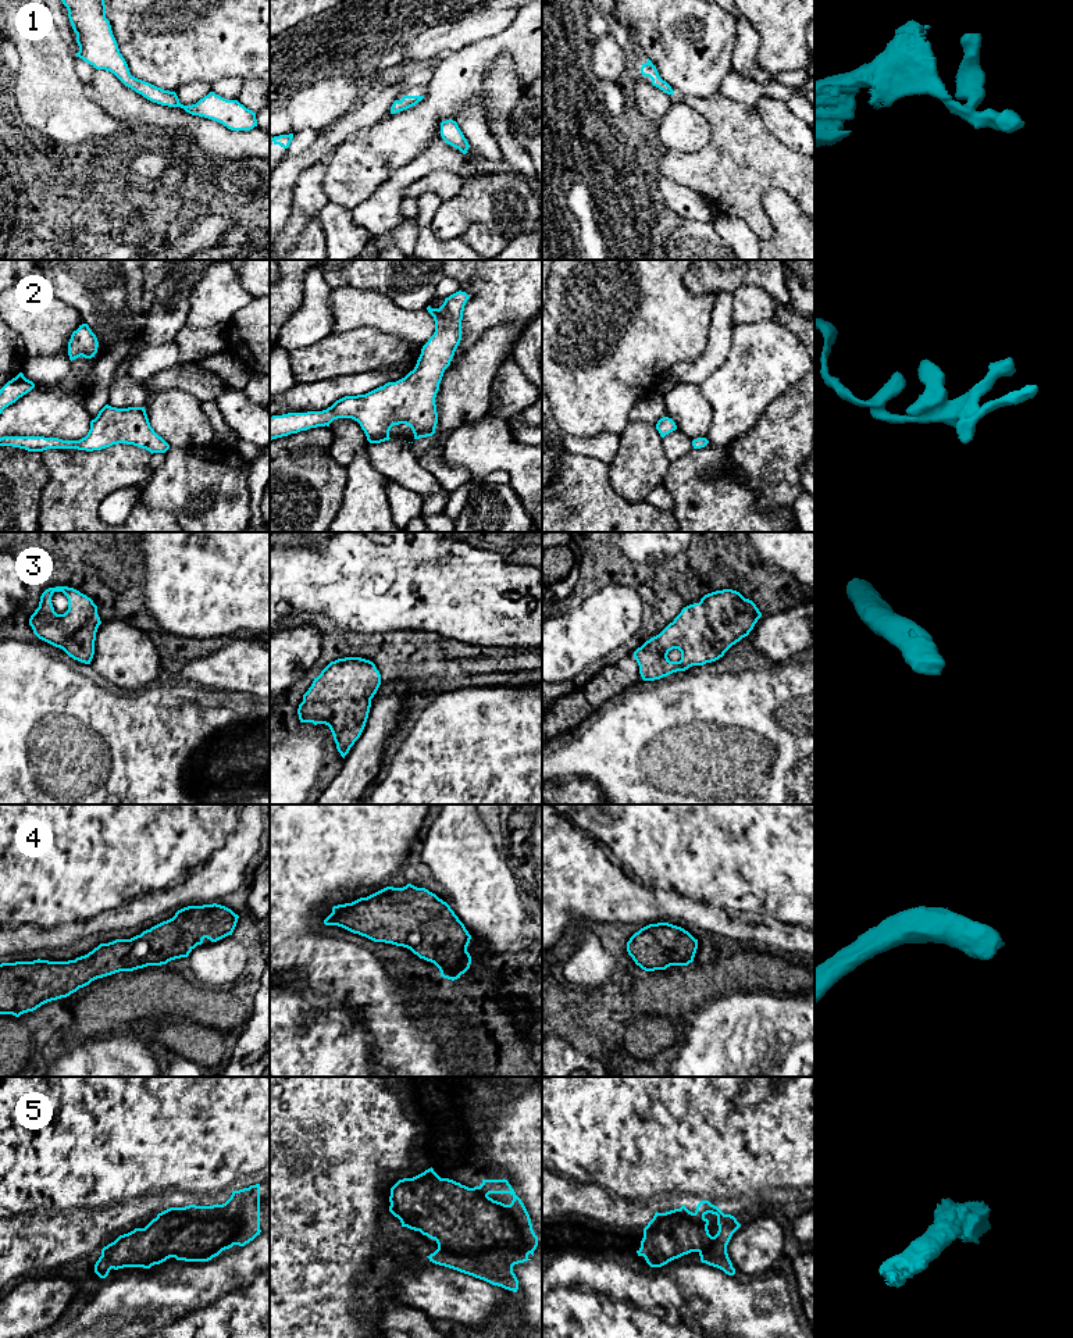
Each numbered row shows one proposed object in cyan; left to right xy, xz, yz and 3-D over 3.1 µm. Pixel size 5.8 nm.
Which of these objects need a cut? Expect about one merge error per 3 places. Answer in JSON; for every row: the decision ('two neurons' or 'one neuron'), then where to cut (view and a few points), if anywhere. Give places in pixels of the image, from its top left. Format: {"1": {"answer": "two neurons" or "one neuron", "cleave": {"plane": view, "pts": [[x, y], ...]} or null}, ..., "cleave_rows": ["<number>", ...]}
{"1": {"answer": "one neuron", "cleave": null}, "2": {"answer": "one neuron", "cleave": null}, "3": {"answer": "one neuron", "cleave": null}, "4": {"answer": "one neuron", "cleave": null}, "5": {"answer": "one neuron", "cleave": null}, "cleave_rows": []}

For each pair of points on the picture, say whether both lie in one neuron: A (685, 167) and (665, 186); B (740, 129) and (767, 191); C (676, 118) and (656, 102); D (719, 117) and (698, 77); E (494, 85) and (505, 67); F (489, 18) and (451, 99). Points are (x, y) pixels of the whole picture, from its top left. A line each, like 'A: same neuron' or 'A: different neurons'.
A: different neurons
B: same neuron
C: different neurons
D: different neurons
E: same neuron
F: different neurons

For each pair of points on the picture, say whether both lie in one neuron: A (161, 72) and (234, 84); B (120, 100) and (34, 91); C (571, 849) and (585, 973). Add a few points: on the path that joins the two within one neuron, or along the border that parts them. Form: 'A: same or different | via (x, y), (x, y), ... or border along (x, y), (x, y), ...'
A: different | border along (243, 78), (224, 77), (211, 84)
B: different | border along (85, 85), (86, 95), (113, 117)
C: different | border along (590, 923), (577, 923), (569, 935)

